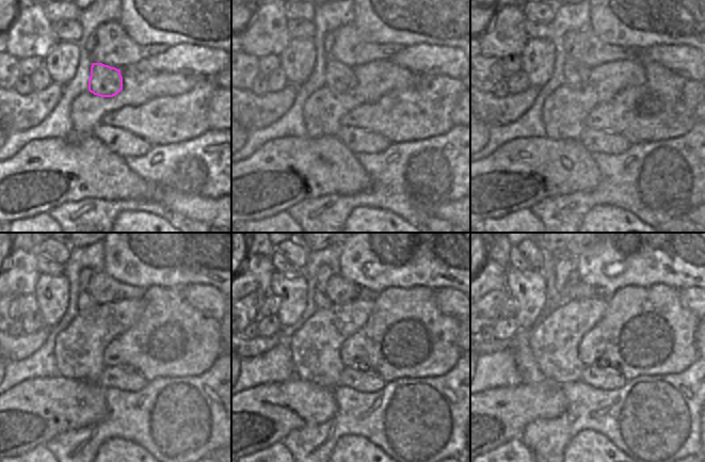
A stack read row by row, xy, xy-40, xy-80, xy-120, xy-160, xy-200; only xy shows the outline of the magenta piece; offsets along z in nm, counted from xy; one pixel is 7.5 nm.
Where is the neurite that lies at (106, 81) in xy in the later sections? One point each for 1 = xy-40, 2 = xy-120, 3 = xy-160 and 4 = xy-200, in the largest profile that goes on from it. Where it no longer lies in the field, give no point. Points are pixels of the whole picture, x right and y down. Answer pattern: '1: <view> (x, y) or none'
1: xy-40 (338, 77)
2: xy-120 (86, 305)
3: xy-160 (324, 302)
4: xy-200 (560, 302)

